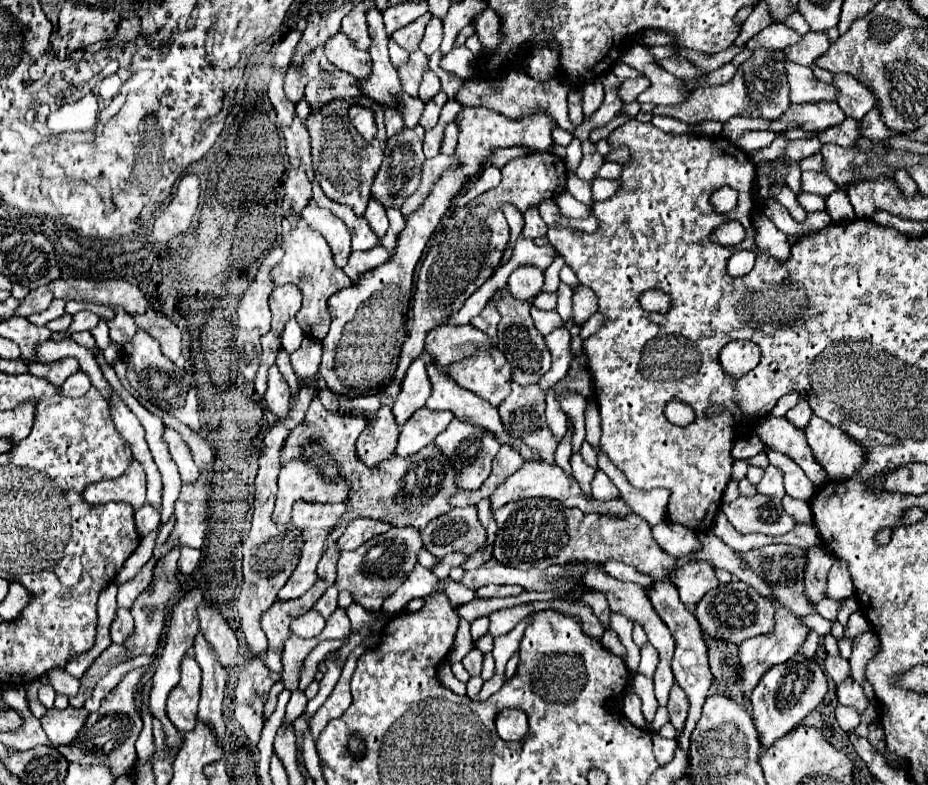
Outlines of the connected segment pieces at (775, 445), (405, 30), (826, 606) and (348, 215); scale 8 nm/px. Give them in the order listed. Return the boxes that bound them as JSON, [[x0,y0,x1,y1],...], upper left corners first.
[[757,416,827,486],[391,14,431,52],[815,598,843,622],[307,168,379,252]]

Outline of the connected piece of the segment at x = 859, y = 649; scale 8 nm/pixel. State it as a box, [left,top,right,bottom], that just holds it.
[849,630,881,684]

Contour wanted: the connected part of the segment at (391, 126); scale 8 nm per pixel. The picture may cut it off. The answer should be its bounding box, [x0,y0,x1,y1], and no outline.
[385,110,405,136]

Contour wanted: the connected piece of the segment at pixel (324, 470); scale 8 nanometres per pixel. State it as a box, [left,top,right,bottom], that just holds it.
[273,452,349,522]

